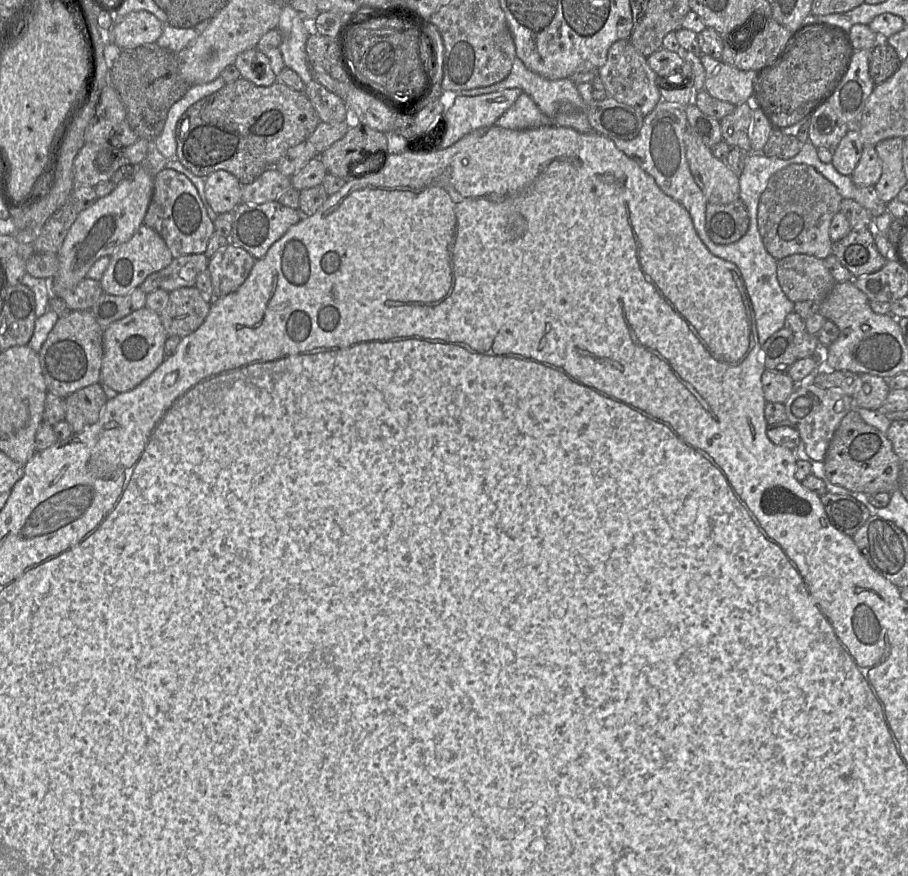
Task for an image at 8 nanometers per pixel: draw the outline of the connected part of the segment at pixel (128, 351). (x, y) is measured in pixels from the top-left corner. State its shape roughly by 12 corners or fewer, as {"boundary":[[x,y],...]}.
{"boundary":[[147,307],[103,330],[100,383],[134,389],[164,361],[167,333]]}

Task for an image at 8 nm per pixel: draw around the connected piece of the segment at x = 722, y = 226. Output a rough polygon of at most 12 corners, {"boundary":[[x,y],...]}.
{"boundary":[[741,198],[707,203],[705,230],[716,244],[731,244],[749,227]]}

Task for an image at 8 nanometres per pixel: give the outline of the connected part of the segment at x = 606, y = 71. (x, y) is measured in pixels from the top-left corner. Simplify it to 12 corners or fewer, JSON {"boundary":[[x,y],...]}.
{"boundary":[[629,39],[596,71],[609,97],[650,114],[658,75]]}

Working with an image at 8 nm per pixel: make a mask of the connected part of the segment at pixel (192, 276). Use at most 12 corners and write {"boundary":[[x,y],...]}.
{"boundary":[[205,253],[174,258],[158,272],[159,288],[195,286]]}

